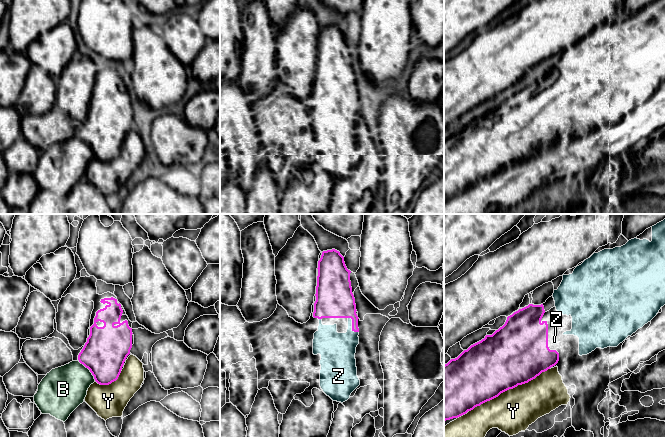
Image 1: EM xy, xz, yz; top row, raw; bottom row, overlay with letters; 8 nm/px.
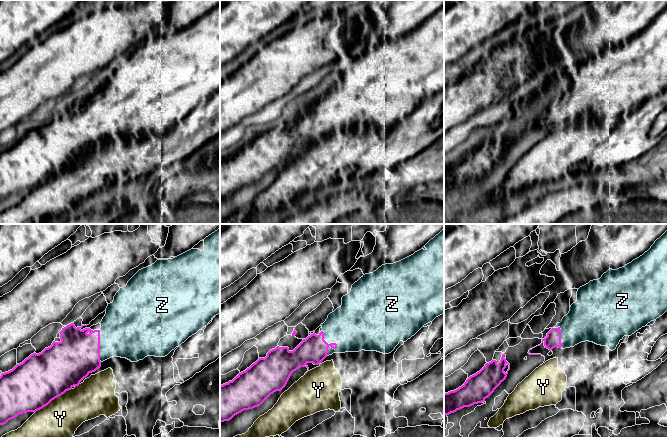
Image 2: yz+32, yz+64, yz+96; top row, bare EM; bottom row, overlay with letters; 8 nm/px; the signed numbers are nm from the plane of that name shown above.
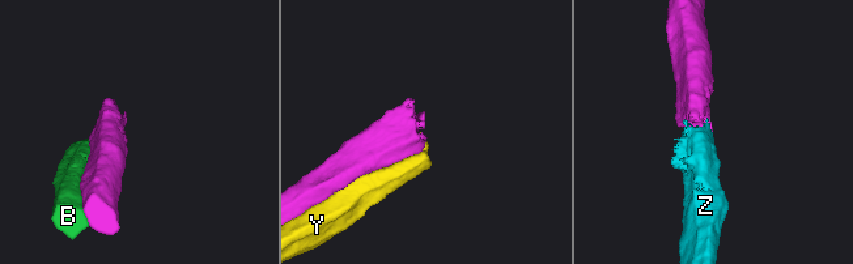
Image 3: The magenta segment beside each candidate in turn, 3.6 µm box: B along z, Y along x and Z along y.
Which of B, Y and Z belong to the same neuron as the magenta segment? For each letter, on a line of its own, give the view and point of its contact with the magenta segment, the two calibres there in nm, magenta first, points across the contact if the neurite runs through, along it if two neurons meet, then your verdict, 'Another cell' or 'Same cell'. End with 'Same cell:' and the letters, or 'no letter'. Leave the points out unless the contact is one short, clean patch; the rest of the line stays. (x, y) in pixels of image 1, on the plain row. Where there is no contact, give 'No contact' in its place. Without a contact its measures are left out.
B: Touches magenta at xy (89, 145). Thickness 340 nm (magenta) against 360 nm. Another cell
Y: Touches magenta at yz (509, 164). Thickness 460 nm (magenta) against 340 nm. Another cell
Z: Touches magenta at xz (352, 102). Thickness 280 nm (magenta) against 280 nm. Same cell
Same cell: Z

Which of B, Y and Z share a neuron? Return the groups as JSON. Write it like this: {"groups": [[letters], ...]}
{"groups": [["B"], ["Y"], ["Z"]]}

